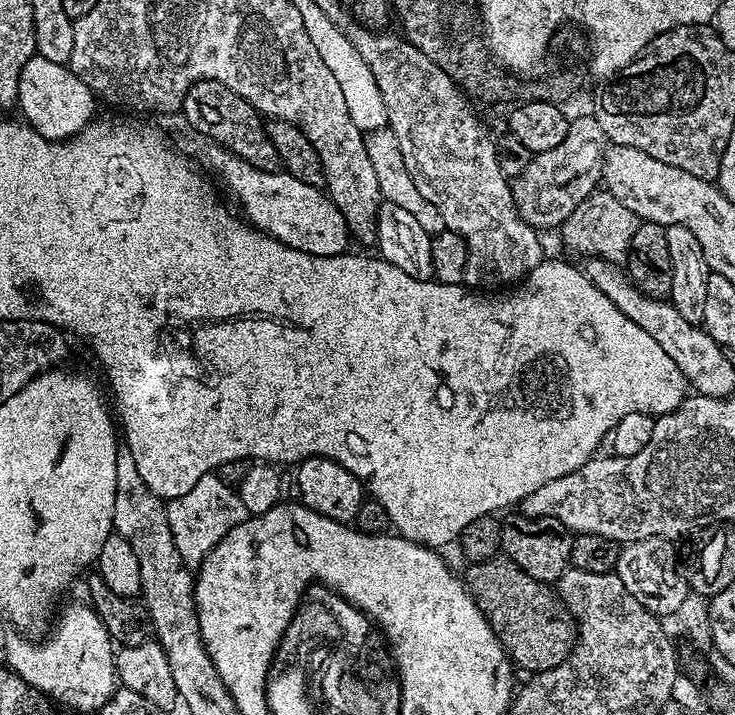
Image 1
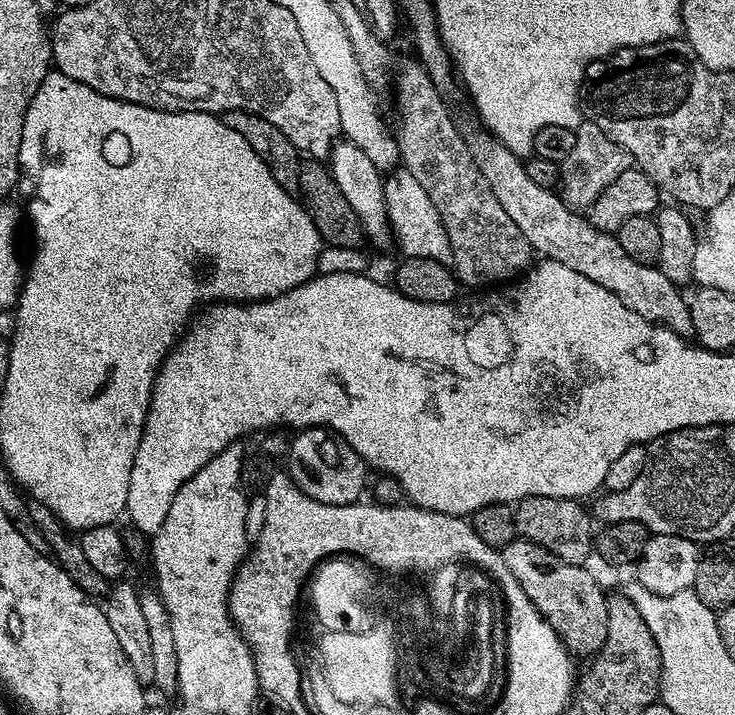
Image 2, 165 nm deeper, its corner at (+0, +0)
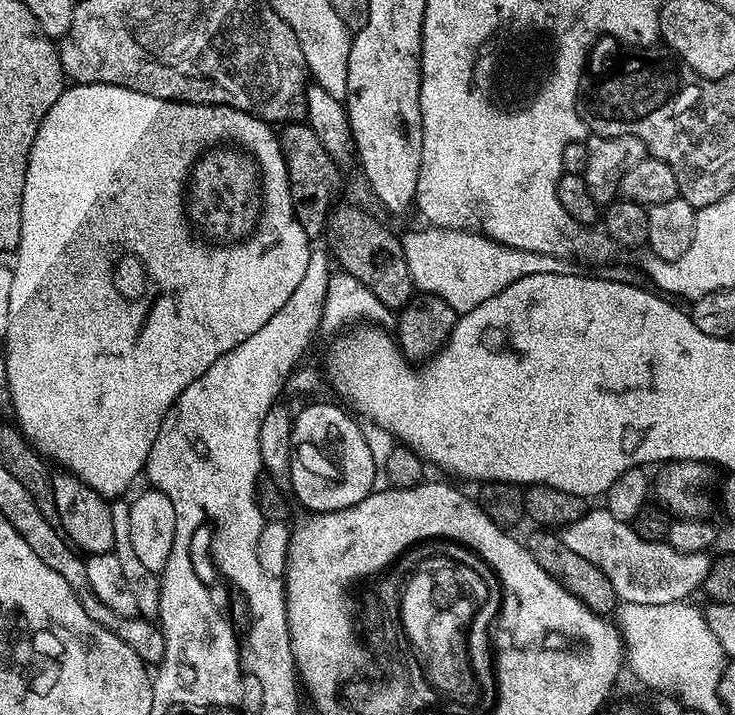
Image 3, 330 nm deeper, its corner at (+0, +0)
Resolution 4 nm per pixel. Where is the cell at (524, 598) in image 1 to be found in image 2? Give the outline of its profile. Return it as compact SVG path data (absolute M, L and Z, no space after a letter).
M523 538L511 540L502 549L506 570L518 578L518 586L526 594L528 603L539 612L548 625L560 635L560 641L573 657L595 657L606 642L608 633L608 601L600 584L587 572L584 564L571 564Z

